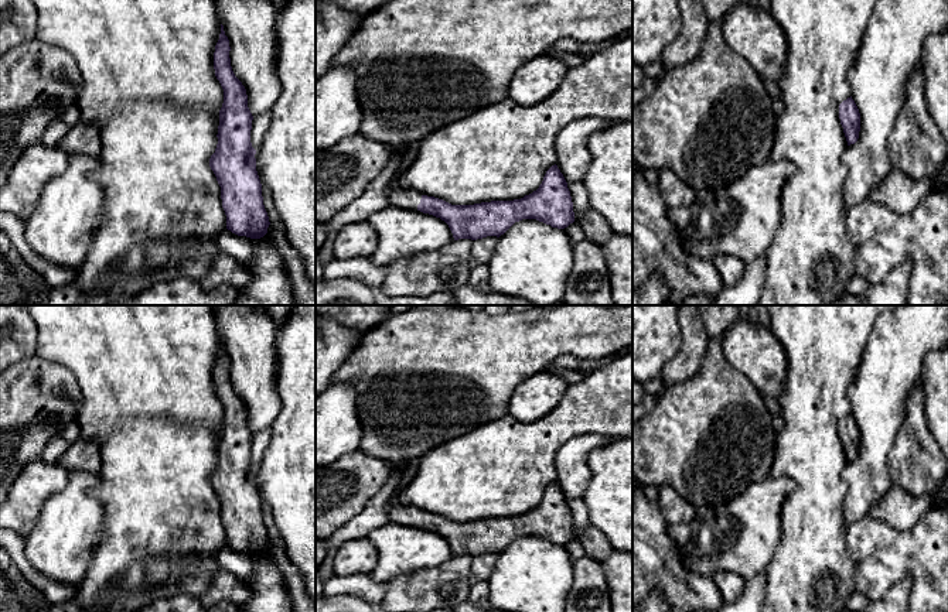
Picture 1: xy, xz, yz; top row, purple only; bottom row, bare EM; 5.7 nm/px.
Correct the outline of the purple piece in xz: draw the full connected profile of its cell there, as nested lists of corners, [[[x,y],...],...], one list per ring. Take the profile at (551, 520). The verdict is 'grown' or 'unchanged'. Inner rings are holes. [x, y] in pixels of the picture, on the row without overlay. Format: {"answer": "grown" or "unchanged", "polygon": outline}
{"answer": "grown", "polygon": [[[556,481],[546,488],[539,505],[521,516],[451,522],[415,506],[402,505],[400,493],[393,493],[388,520],[440,534],[449,541],[454,557],[499,554],[522,536],[536,536],[557,546],[574,539],[570,507]]]}

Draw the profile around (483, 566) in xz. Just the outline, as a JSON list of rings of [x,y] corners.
[[[497,553],[473,557],[470,584],[474,585],[480,581],[488,581],[497,560]]]

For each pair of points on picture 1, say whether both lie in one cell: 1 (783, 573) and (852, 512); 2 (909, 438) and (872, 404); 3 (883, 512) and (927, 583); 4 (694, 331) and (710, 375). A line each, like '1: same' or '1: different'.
1: different
2: different
3: different
4: different

